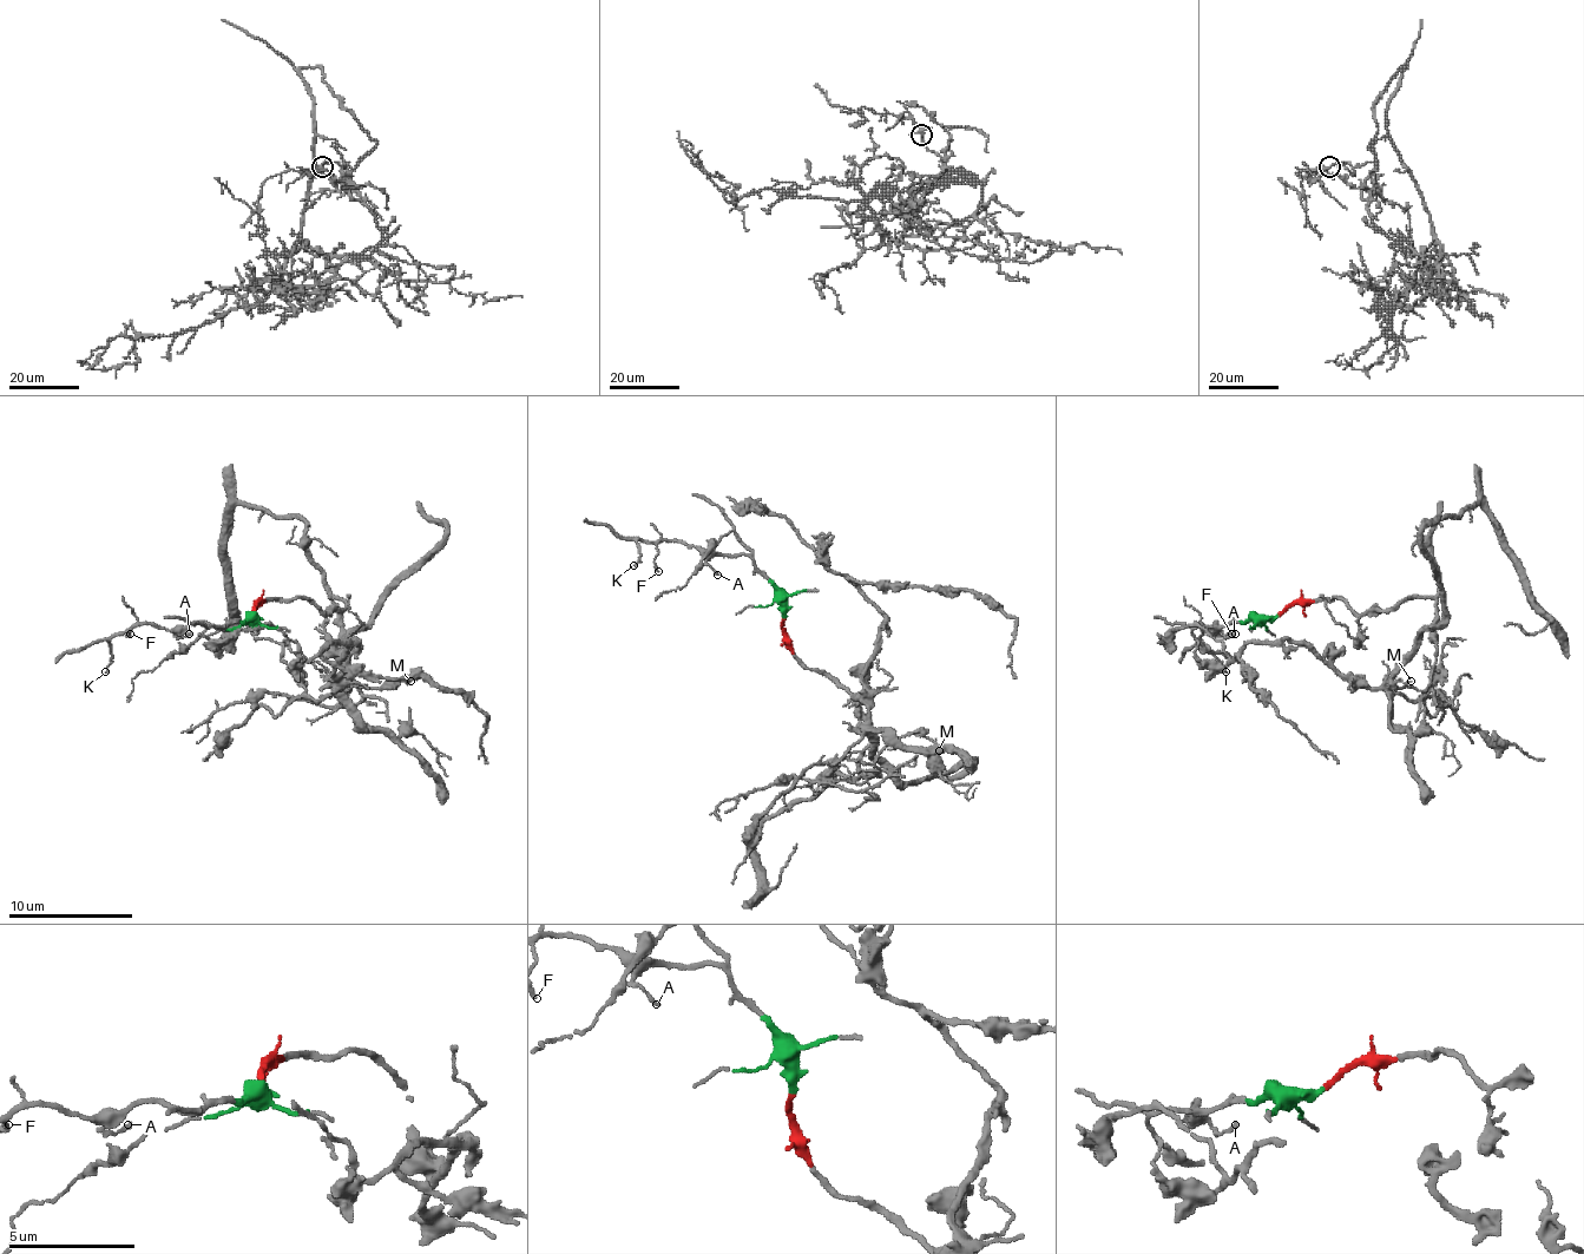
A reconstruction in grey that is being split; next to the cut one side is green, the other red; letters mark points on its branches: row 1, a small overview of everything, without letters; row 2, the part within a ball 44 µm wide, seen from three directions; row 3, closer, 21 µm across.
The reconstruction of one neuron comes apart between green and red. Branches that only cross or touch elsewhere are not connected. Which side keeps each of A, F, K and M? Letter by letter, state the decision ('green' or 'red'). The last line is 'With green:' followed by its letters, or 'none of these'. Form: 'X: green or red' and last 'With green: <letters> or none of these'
A: green
F: green
K: green
M: red
With green: A, F, K

